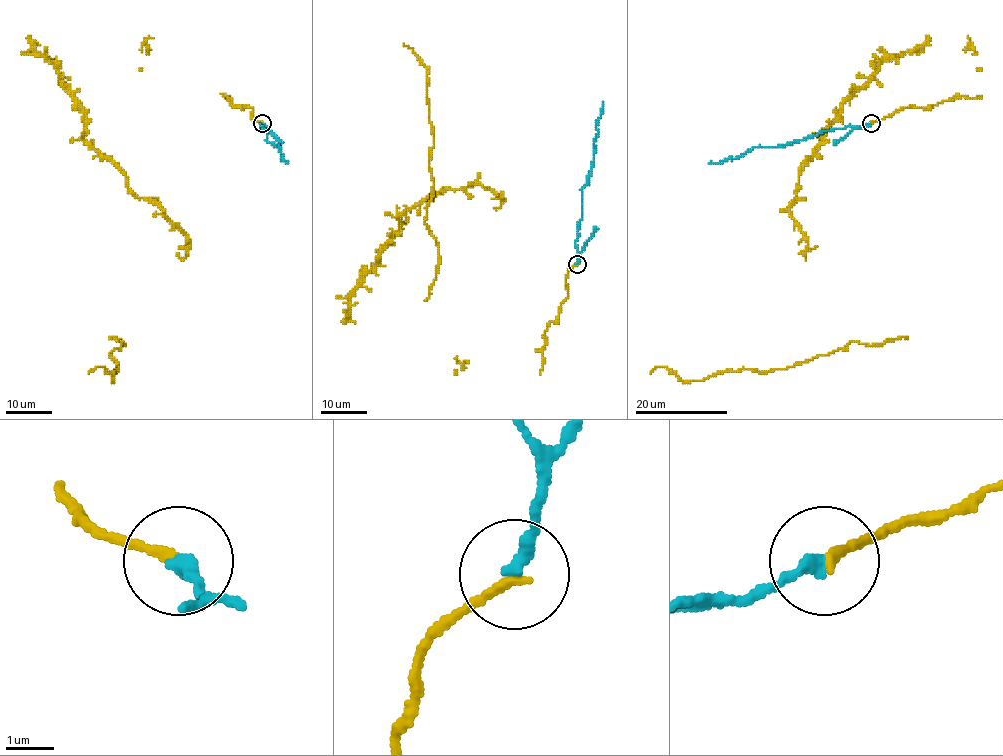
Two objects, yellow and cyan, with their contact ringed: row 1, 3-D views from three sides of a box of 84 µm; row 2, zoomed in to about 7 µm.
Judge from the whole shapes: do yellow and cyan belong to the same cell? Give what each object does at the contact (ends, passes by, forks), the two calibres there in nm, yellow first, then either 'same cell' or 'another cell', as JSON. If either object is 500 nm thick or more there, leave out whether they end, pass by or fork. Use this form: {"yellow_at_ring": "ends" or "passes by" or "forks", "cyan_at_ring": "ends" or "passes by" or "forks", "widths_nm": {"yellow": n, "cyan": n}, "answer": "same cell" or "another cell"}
{"yellow_at_ring": "ends", "cyan_at_ring": "ends", "widths_nm": {"yellow": 240, "cyan": 280}, "answer": "same cell"}

